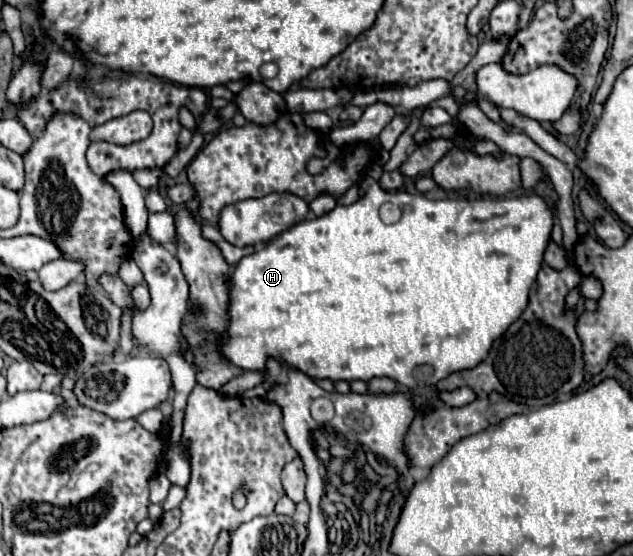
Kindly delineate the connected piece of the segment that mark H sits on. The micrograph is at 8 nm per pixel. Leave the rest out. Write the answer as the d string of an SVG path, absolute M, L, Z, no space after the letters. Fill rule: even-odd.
M365 176L360 184L365 186L364 197L352 205L338 205L334 211L310 219L300 221L280 233L278 237L270 239L262 249L252 255L246 255L238 261L234 271L228 277L228 329L218 345L218 353L230 361L232 365L240 367L242 371L266 371L268 359L276 359L286 367L302 371L310 379L330 379L330 381L370 381L374 377L390 377L410 389L424 389L436 385L440 379L448 377L450 373L464 371L476 367L486 355L496 337L500 337L508 325L512 325L522 311L526 309L529 301L530 290L536 282L536 275L544 261L544 245L552 239L552 227L556 223L556 207L548 203L540 195L520 195L510 199L460 199L460 197L446 197L446 199L428 199L420 193L406 193L396 191L388 193L382 191L378 182L370 176ZM390 203L392 210L402 210L400 221L392 224L384 223L380 218L380 208L383 204ZM524 225L524 245L520 245L520 227Z

